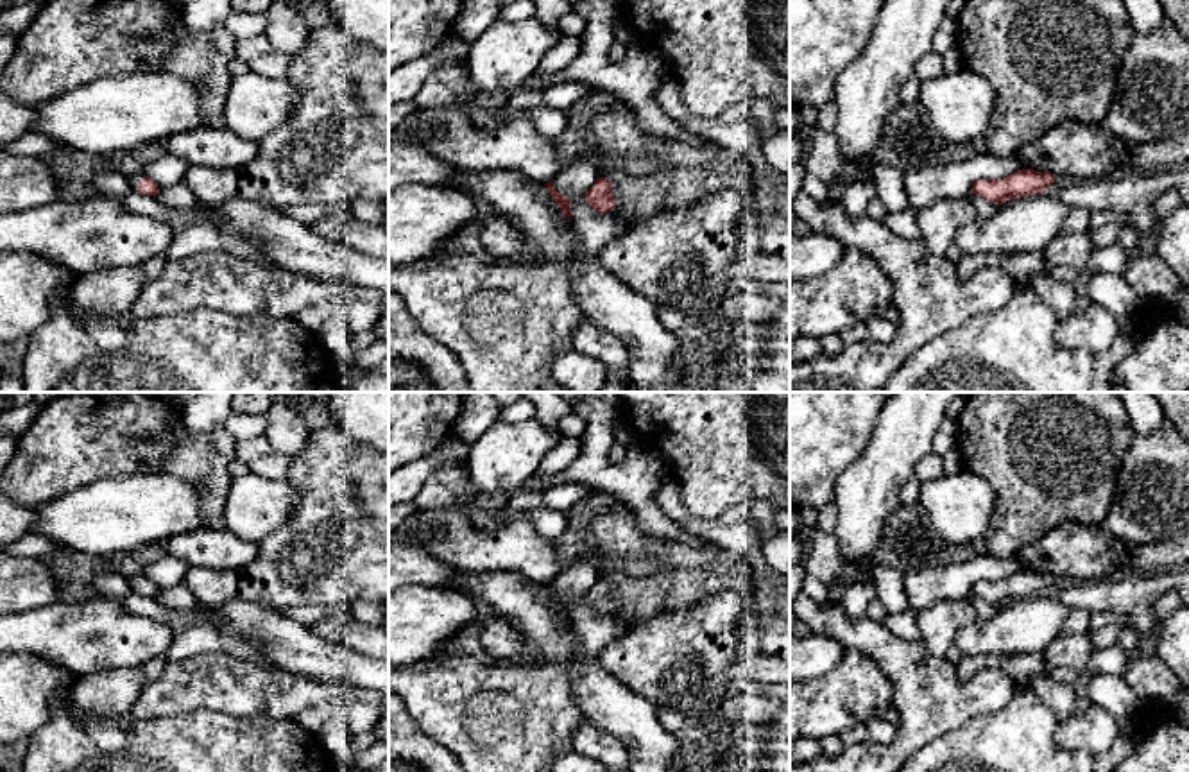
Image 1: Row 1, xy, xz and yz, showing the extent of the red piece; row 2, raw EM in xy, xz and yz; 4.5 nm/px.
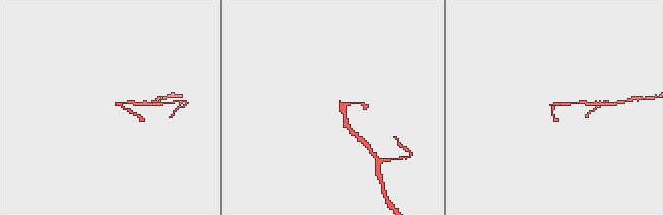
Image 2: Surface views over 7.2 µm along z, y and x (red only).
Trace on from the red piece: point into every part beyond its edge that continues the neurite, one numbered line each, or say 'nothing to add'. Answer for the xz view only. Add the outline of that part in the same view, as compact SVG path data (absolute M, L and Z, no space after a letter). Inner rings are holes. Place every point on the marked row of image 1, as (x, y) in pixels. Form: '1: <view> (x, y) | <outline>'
nothing to add

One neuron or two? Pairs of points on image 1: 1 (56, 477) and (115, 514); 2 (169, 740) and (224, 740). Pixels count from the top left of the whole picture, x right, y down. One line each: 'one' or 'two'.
1: two
2: one

